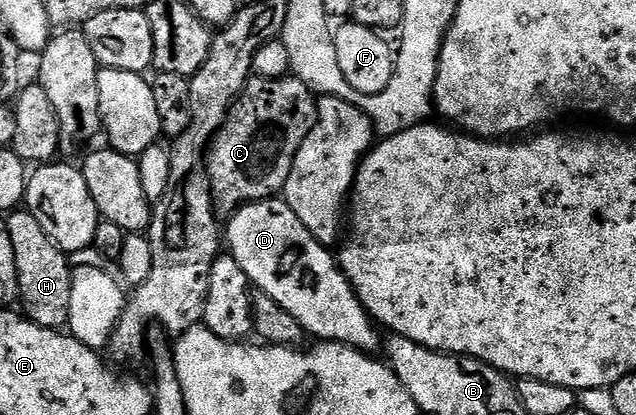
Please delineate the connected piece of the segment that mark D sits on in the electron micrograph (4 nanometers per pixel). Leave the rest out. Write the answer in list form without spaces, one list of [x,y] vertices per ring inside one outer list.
[[[284,198],[247,203],[228,216],[227,223],[228,254],[239,261],[250,284],[260,294],[271,297],[271,301],[279,301],[279,305],[299,321],[302,332],[309,334],[310,331],[314,340],[342,343],[357,351],[377,353],[382,350],[382,332],[353,292],[334,252],[307,233],[307,225],[291,213],[291,205],[287,205]]]

